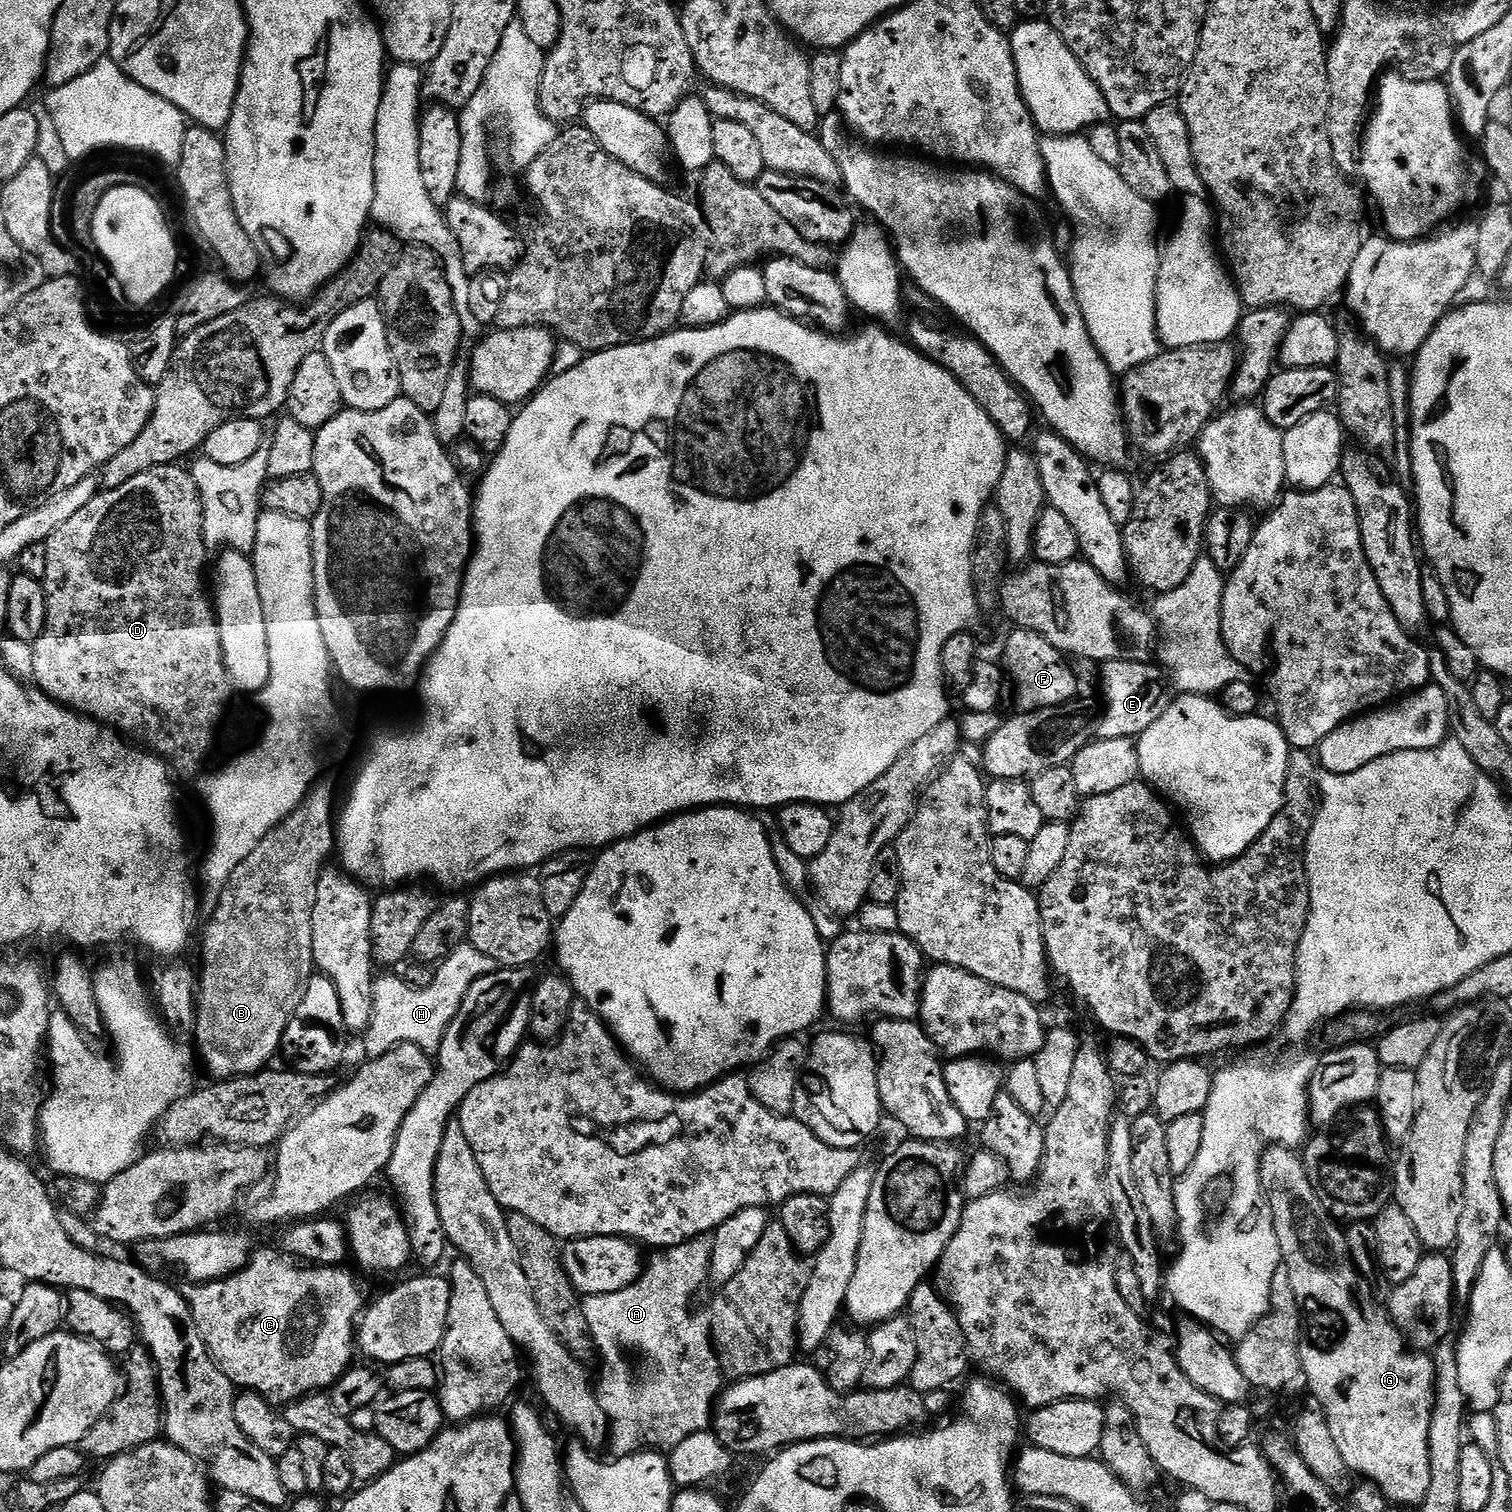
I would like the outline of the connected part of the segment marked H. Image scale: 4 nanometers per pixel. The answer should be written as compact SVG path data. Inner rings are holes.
M465 942L440 962L429 988L414 989L398 974L379 975L375 979L371 1026L364 1033L367 1055L373 1059L382 1057L399 1044L412 1044L429 1054L437 1053L445 1030L464 1005L470 986L479 977L495 971L497 966L493 959L486 958L476 947Z

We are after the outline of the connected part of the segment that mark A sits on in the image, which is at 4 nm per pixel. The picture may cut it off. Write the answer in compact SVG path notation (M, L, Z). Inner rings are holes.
M711 1233L696 1236L677 1248L663 1249L653 1256L656 1257L647 1261L639 1280L630 1287L612 1294L587 1297L583 1301L583 1313L586 1314L592 1340L599 1348L599 1355L607 1361L600 1376L597 1375L594 1387L598 1406L609 1420L608 1448L615 1459L647 1450L669 1452L692 1434L707 1431L715 1402L724 1388L724 1375L712 1342L711 1311L706 1305L706 1288L711 1285L710 1260L713 1257ZM623 1348L638 1352L645 1359L638 1378L631 1364L619 1356L618 1352Z

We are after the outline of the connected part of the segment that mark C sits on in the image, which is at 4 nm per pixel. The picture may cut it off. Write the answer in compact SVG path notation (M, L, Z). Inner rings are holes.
M257 1247L242 1271L228 1276L225 1280L214 1280L210 1284L189 1283L188 1288L183 1289L183 1294L192 1307L194 1322L206 1342L208 1352L222 1370L222 1374L226 1374L226 1378L230 1378L233 1386L240 1390L256 1392L265 1400L271 1400L273 1405L287 1406L294 1400L300 1400L303 1396L320 1394L331 1389L332 1385L340 1380L349 1368L353 1367L352 1348L354 1352L354 1345L358 1340L358 1321L365 1311L366 1300L364 1304L364 1288L356 1281L357 1273L355 1271L347 1272L346 1269L347 1267L344 1266L301 1266L293 1257L283 1251L275 1252L272 1248Z

